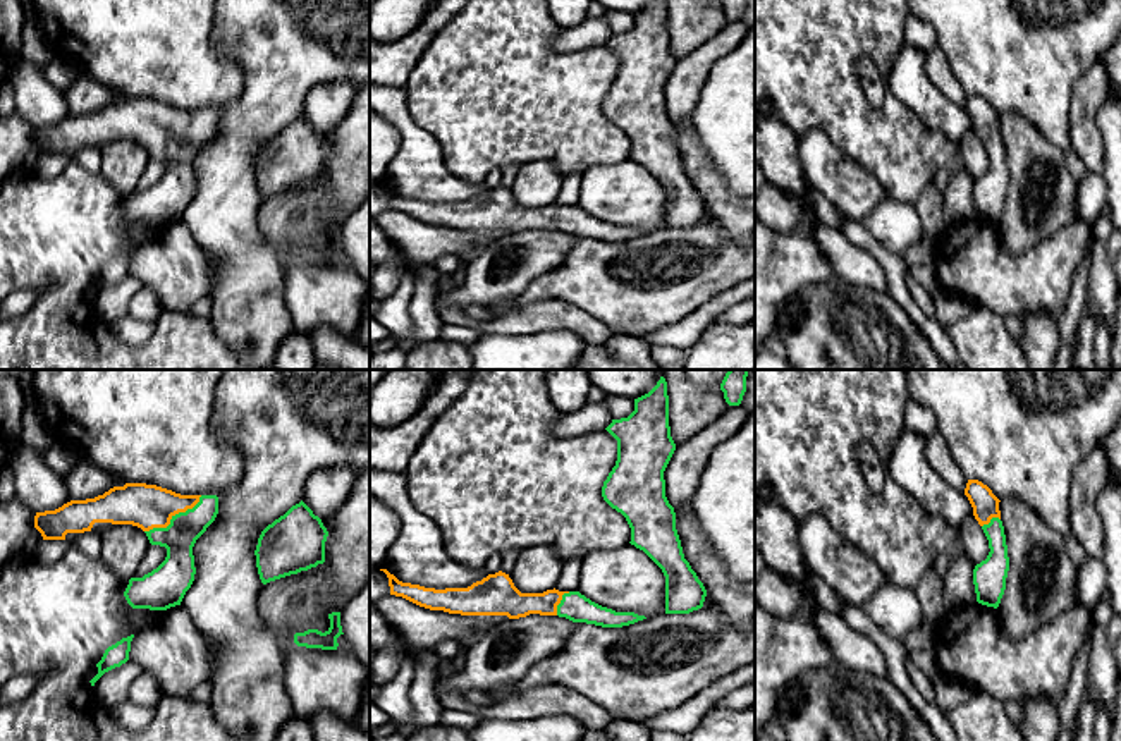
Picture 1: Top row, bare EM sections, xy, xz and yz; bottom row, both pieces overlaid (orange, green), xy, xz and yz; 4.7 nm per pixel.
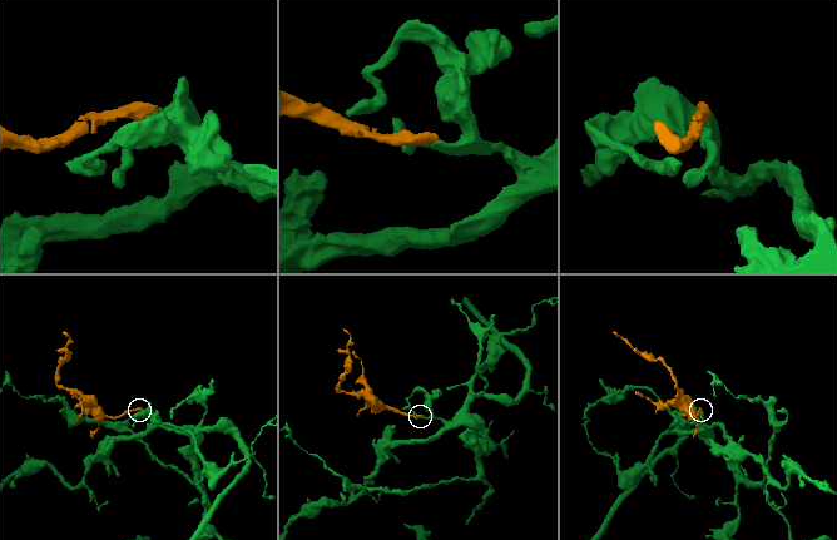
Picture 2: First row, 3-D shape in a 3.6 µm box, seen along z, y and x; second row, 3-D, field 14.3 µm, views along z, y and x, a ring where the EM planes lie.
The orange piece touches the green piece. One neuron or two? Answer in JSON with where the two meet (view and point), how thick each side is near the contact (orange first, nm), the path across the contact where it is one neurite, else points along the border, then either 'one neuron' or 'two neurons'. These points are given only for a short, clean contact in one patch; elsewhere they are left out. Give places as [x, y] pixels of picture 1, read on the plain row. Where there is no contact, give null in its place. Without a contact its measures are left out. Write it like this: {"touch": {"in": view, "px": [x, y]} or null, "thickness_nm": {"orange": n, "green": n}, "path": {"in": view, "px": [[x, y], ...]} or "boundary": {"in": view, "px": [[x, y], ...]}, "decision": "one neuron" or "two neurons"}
{"touch": {"in": "xy", "px": [171, 133]}, "thickness_nm": {"orange": 200, "green": 160}, "path": {"in": "xy", "px": [[145, 121], [171, 133], [177, 143], [177, 184]]}, "decision": "one neuron"}

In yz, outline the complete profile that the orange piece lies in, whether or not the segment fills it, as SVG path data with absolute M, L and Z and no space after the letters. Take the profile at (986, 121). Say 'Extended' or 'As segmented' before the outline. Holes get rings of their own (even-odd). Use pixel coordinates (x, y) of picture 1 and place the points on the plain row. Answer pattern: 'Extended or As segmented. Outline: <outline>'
Extended. Outline: M968 95L965 110L973 131L989 155L989 170L973 184L977 217L997 224L1006 205L1009 172L1004 141L1001 136L999 113L978 95Z

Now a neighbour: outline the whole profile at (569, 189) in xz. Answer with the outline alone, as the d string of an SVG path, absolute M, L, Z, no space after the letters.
M573 172L562 179L555 205L578 206L583 174Z

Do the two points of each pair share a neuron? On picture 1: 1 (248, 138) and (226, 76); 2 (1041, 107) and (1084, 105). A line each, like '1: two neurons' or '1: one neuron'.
1: two neurons
2: two neurons

